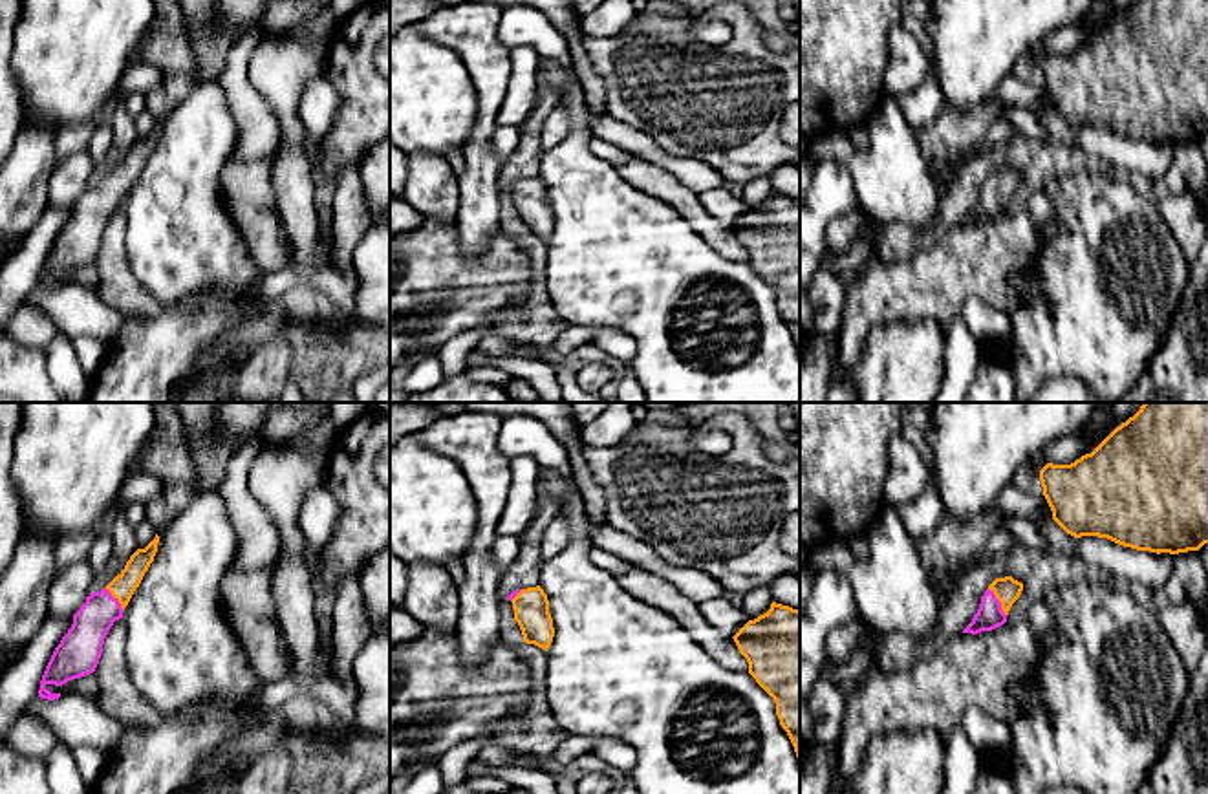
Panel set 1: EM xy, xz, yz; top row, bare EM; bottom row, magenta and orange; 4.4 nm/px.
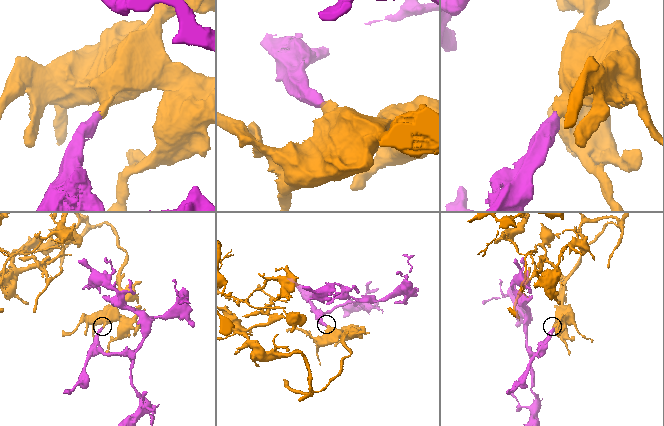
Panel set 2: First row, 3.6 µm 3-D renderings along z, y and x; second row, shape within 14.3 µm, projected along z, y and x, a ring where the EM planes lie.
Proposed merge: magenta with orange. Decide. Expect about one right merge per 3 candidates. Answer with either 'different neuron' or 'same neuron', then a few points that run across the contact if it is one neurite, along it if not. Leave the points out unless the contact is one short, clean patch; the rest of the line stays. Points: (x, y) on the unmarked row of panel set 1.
same neuron; line yz (989, 205), (1000, 193), (1007, 180)

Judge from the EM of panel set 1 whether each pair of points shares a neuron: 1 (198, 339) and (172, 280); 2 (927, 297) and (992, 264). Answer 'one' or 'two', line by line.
1: one
2: one

